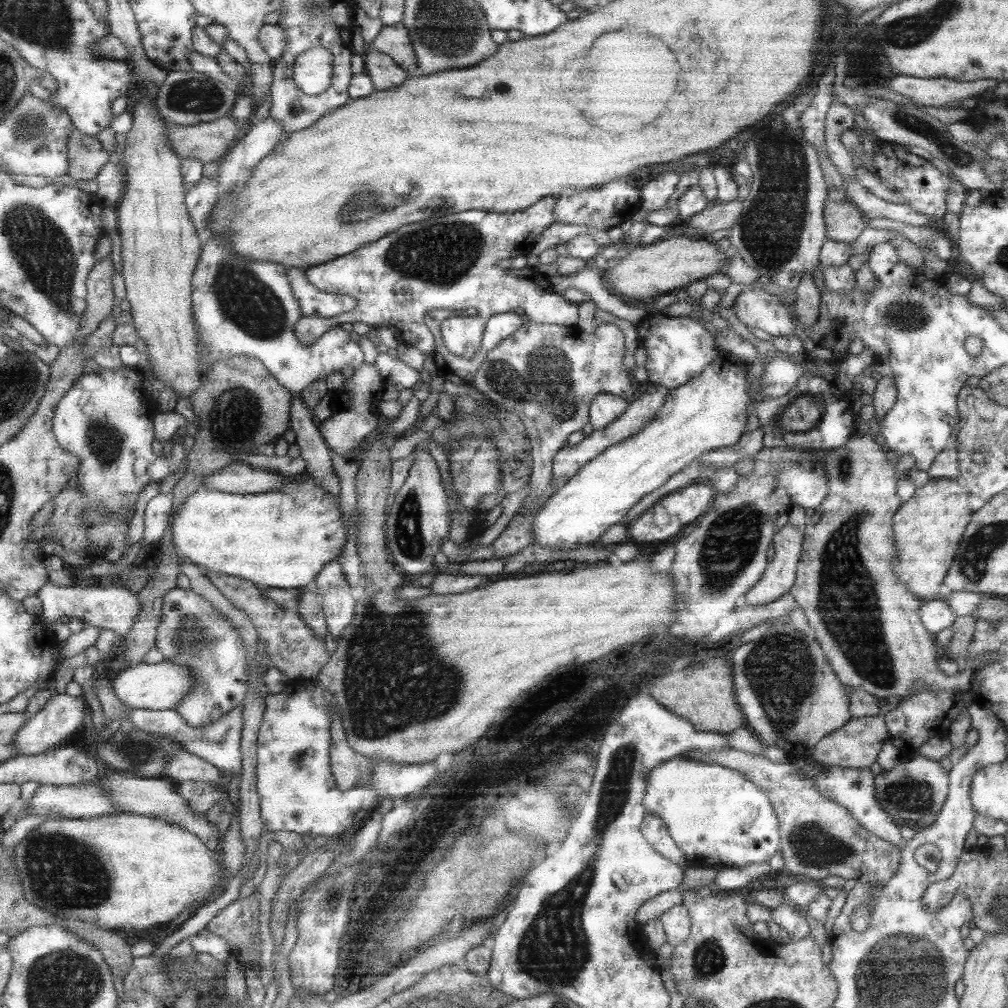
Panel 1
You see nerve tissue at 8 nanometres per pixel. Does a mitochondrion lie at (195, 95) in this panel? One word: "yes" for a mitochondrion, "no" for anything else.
yes

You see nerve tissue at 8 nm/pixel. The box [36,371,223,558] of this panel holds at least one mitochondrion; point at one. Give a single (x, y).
(106, 442)

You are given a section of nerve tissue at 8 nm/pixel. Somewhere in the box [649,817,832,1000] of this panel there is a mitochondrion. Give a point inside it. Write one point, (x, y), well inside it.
(708, 961)

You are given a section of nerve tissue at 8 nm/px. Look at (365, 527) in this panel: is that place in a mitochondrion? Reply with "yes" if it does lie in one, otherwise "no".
no

